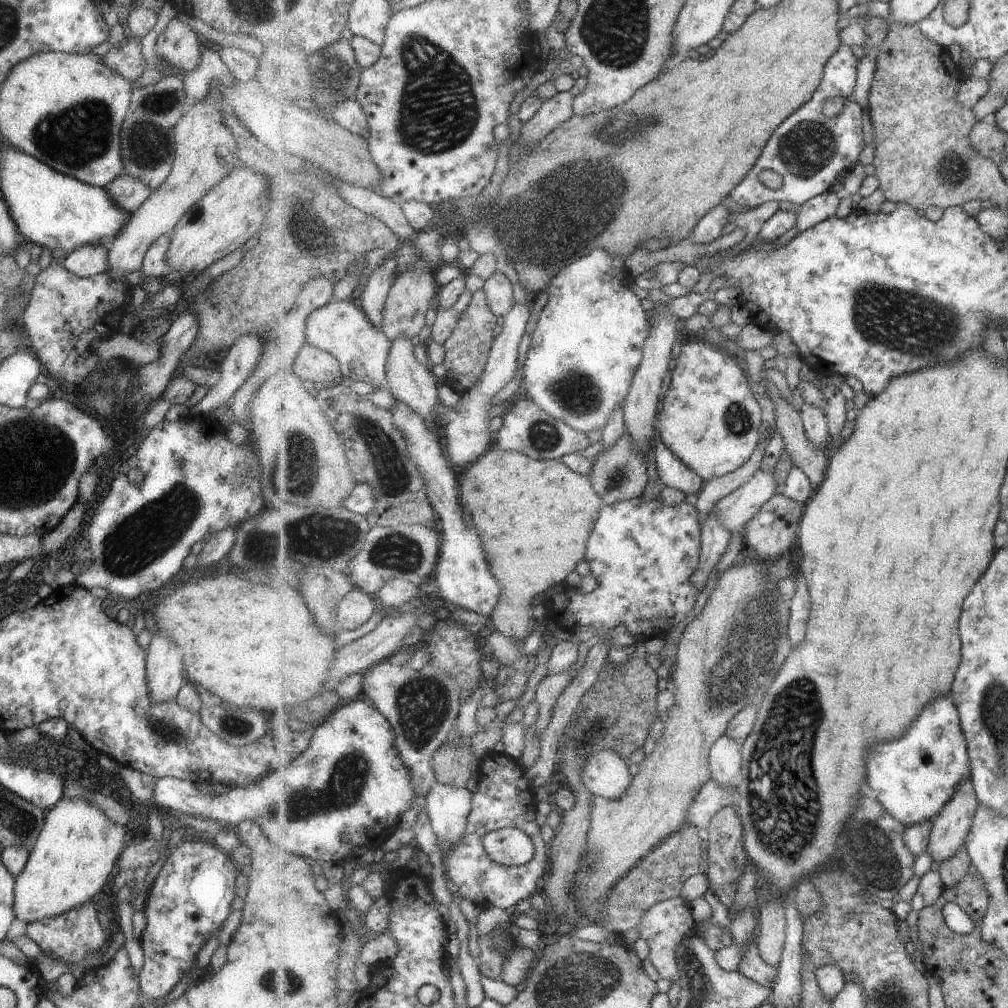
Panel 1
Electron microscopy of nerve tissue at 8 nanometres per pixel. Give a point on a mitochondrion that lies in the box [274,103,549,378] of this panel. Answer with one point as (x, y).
(309, 233)

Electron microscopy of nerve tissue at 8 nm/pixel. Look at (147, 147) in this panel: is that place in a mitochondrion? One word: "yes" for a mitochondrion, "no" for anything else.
yes

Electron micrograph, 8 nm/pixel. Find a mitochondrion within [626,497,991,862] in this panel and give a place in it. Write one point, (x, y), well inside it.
(746, 653)

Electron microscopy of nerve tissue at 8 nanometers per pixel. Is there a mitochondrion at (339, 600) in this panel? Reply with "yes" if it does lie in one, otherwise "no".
no

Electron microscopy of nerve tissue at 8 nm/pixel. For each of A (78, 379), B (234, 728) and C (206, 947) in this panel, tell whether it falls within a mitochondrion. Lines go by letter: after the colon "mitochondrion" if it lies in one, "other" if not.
A: other
B: mitochondrion
C: other

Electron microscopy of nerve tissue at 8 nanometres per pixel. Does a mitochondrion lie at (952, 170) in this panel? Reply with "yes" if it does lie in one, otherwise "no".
yes

